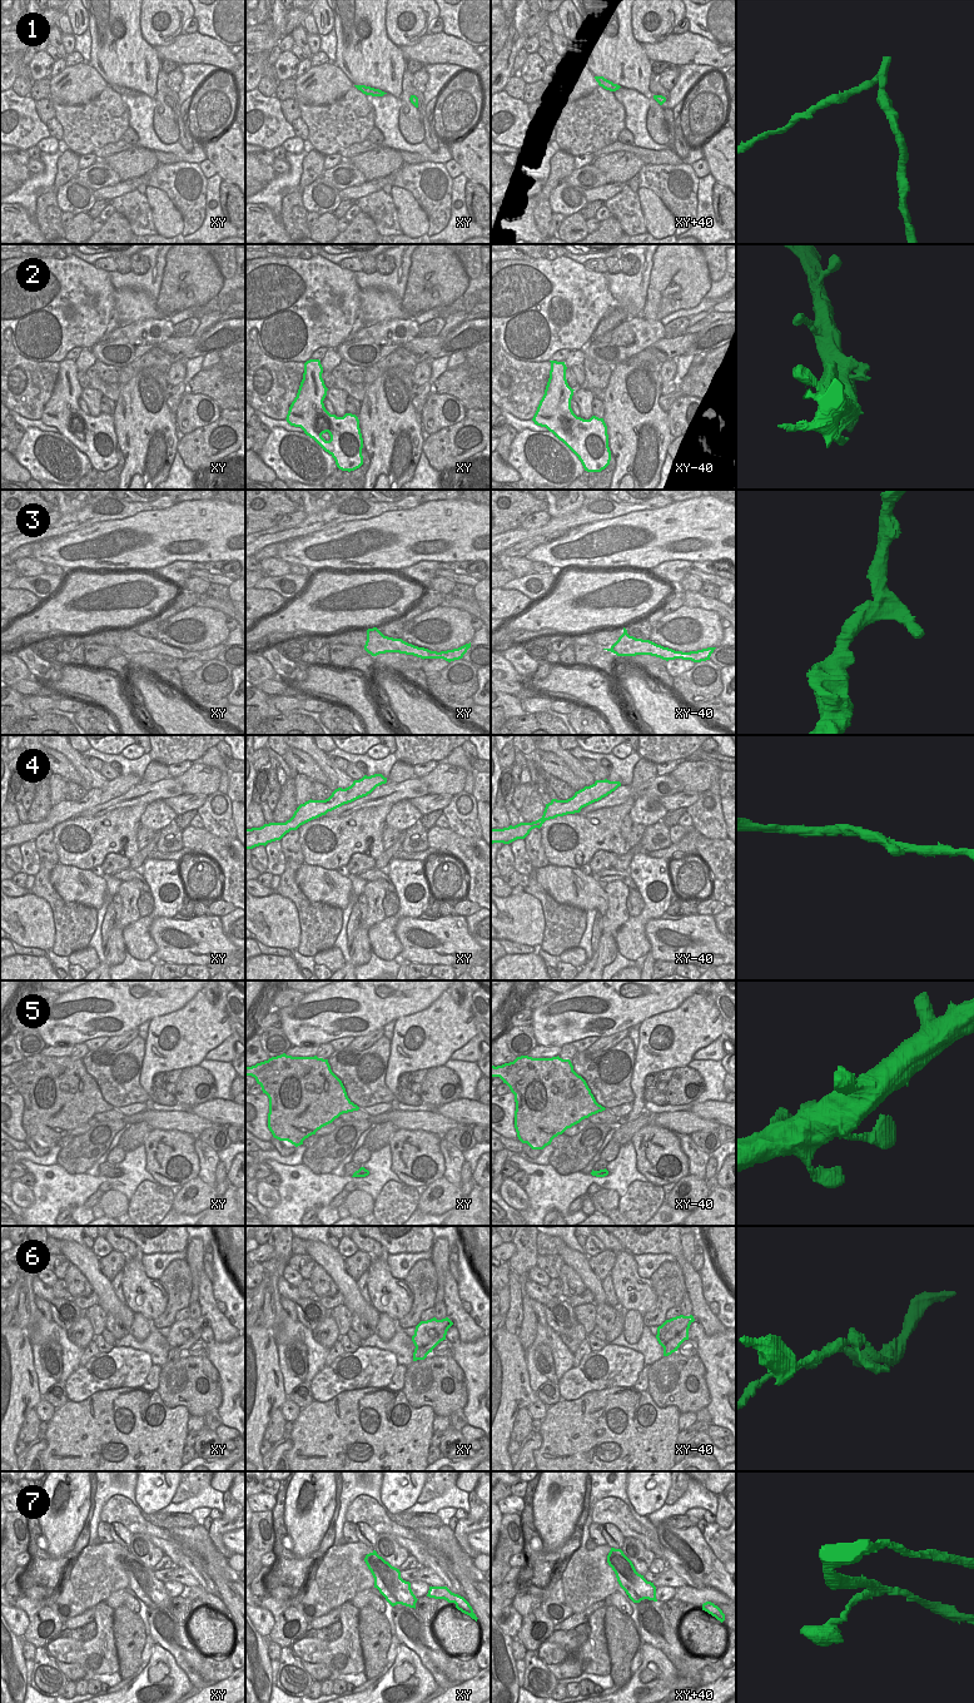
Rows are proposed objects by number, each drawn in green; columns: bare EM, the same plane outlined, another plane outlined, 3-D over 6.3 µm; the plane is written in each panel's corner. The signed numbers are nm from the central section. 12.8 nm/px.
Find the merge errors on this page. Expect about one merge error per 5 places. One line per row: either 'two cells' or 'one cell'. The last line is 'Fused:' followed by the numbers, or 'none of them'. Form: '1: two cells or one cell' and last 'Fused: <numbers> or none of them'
1: one cell
2: one cell
3: one cell
4: one cell
5: one cell
6: one cell
7: two cells
Fused: 7

